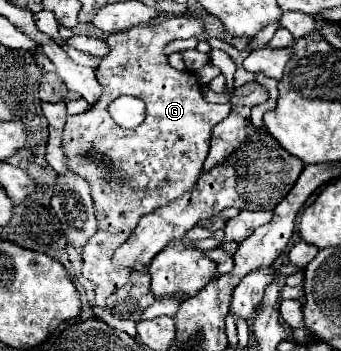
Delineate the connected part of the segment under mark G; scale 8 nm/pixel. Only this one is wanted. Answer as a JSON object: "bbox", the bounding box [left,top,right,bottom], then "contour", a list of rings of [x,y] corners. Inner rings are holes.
{"bbox":[63,17,231,307],"contour":[[[161,17],[147,25],[111,35],[107,39],[111,51],[97,69],[97,81],[103,87],[101,99],[89,111],[67,117],[63,129],[67,167],[89,183],[99,223],[95,237],[87,241],[81,253],[83,275],[95,285],[95,303],[99,307],[105,307],[105,299],[121,285],[129,283],[133,271],[111,263],[115,249],[131,237],[143,215],[195,187],[209,151],[211,129],[229,115],[231,107],[227,103],[207,103],[197,77],[191,71],[173,69],[163,53],[169,41],[199,37],[199,33],[203,33],[203,23],[195,17]],[[121,95],[139,97],[147,107],[145,121],[137,129],[119,127],[107,111],[109,103]],[[93,155],[99,155],[101,161],[95,161]],[[109,171],[117,171],[121,177],[127,177],[127,181],[111,181]]]}

